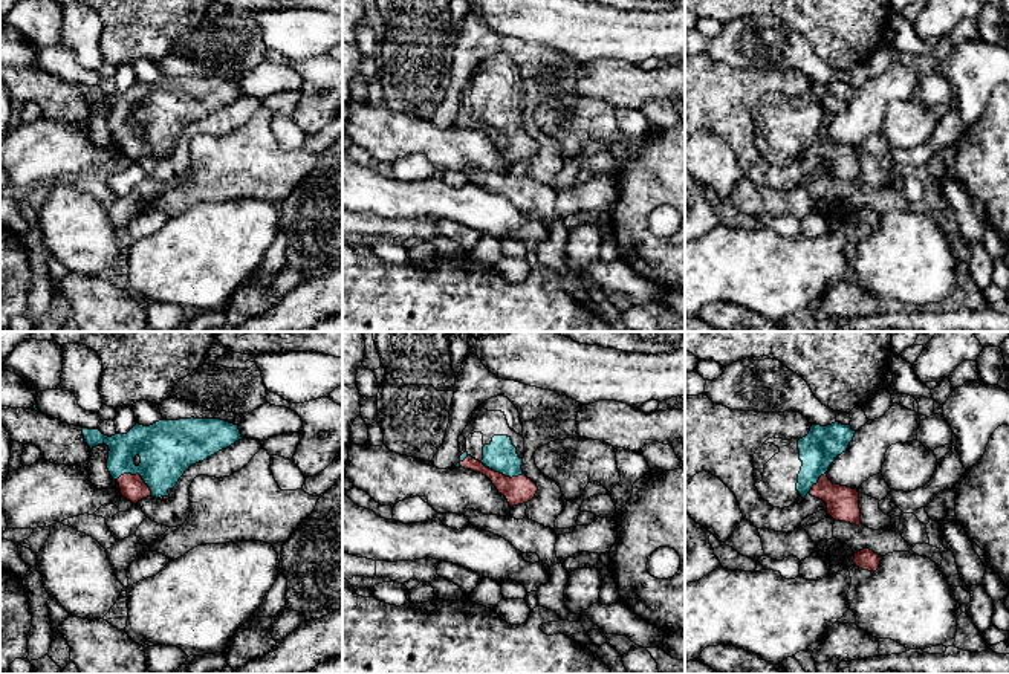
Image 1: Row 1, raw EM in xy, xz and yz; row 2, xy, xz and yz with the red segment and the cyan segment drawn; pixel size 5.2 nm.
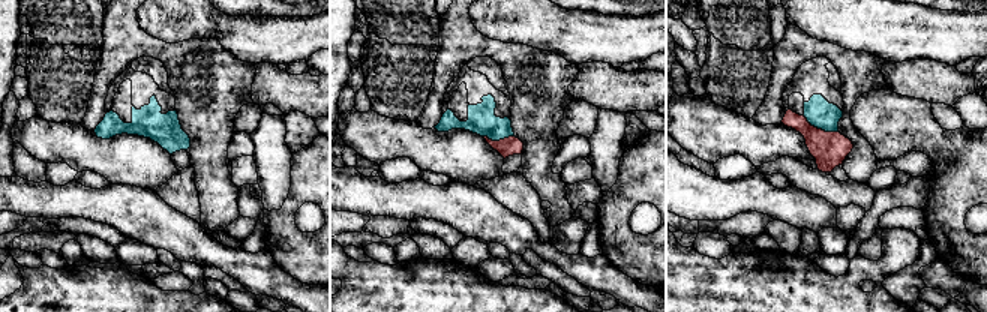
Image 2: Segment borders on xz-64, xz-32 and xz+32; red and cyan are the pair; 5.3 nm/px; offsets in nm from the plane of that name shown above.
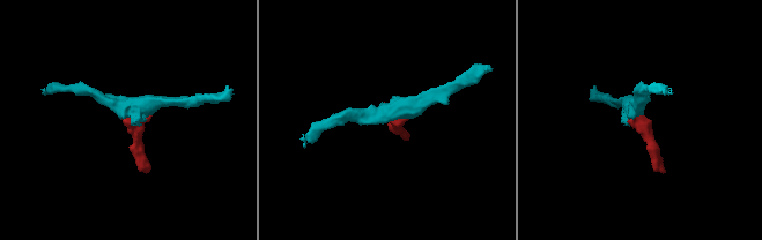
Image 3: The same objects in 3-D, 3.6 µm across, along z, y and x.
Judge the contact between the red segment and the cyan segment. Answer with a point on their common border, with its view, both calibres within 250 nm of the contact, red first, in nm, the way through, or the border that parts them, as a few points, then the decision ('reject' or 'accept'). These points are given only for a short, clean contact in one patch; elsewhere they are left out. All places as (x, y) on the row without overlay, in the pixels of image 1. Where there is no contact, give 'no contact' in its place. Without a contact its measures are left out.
meets red in xy at (138, 132); 130 nm thick on the red side, 300 nm on the other; runs through xy (132, 145), (138, 139), (138, 132), (167, 106); accept

